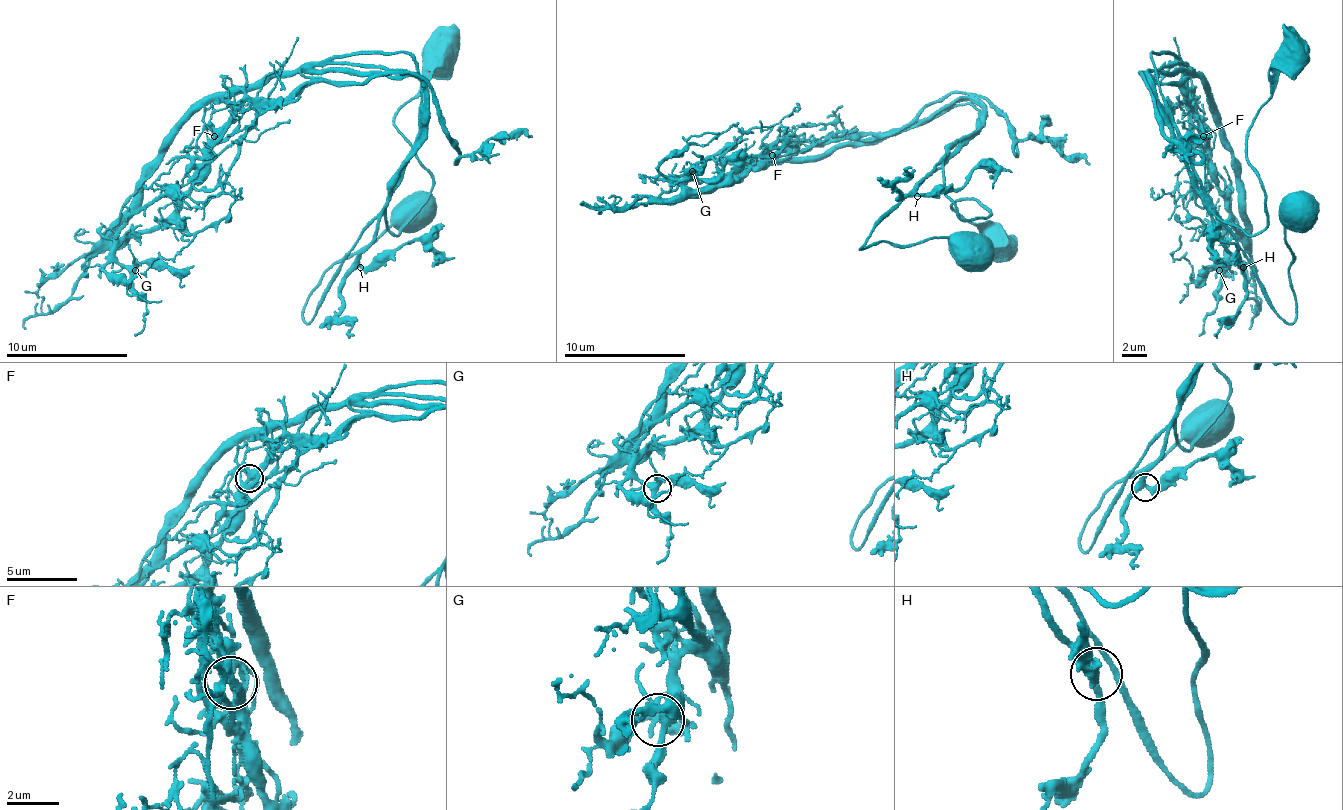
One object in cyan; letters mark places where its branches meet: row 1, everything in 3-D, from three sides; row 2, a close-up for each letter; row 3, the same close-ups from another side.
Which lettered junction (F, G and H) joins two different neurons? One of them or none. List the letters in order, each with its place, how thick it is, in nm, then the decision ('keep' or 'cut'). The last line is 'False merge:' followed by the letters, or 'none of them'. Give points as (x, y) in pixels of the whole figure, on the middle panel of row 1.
F: (772, 155) | 400 nm | cut
G: (692, 171) | 360 nm | keep
H: (917, 196) | 360 nm | keep
False merge: F

